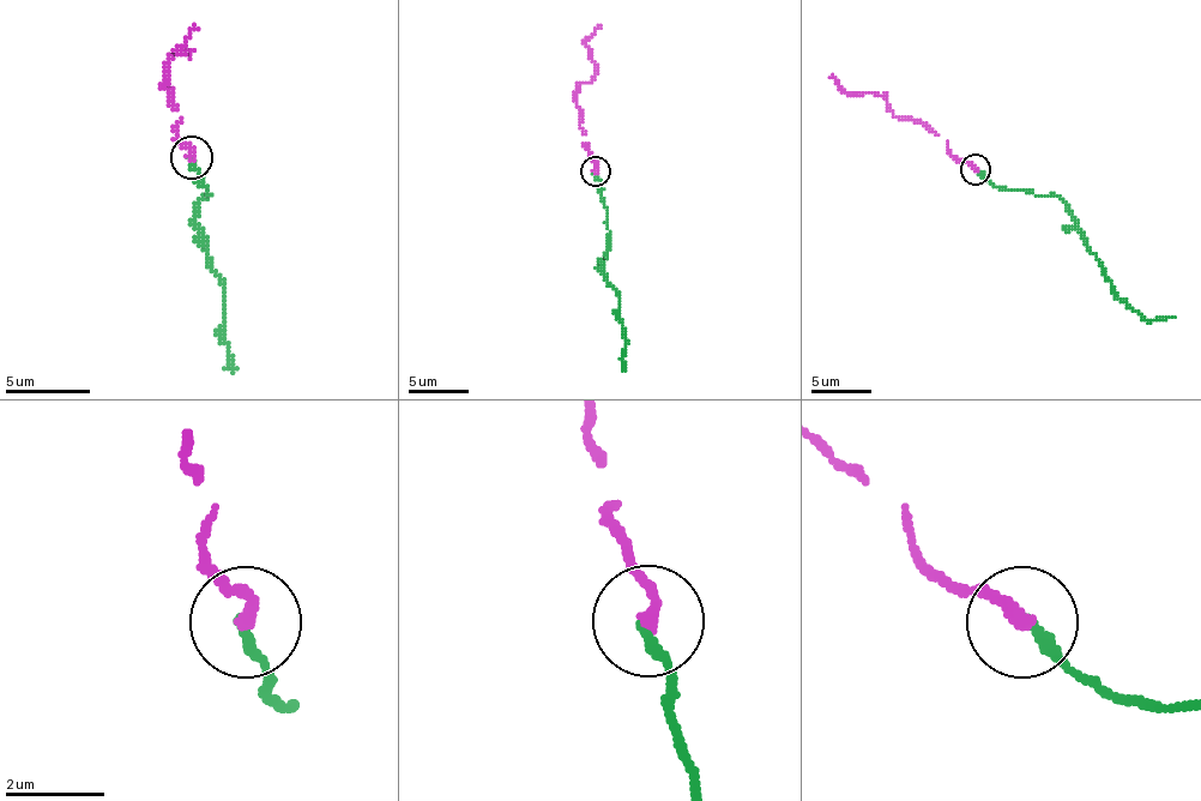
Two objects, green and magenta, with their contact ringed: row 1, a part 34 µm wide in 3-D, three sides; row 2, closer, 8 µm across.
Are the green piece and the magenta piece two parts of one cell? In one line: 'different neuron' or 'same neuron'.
same neuron

